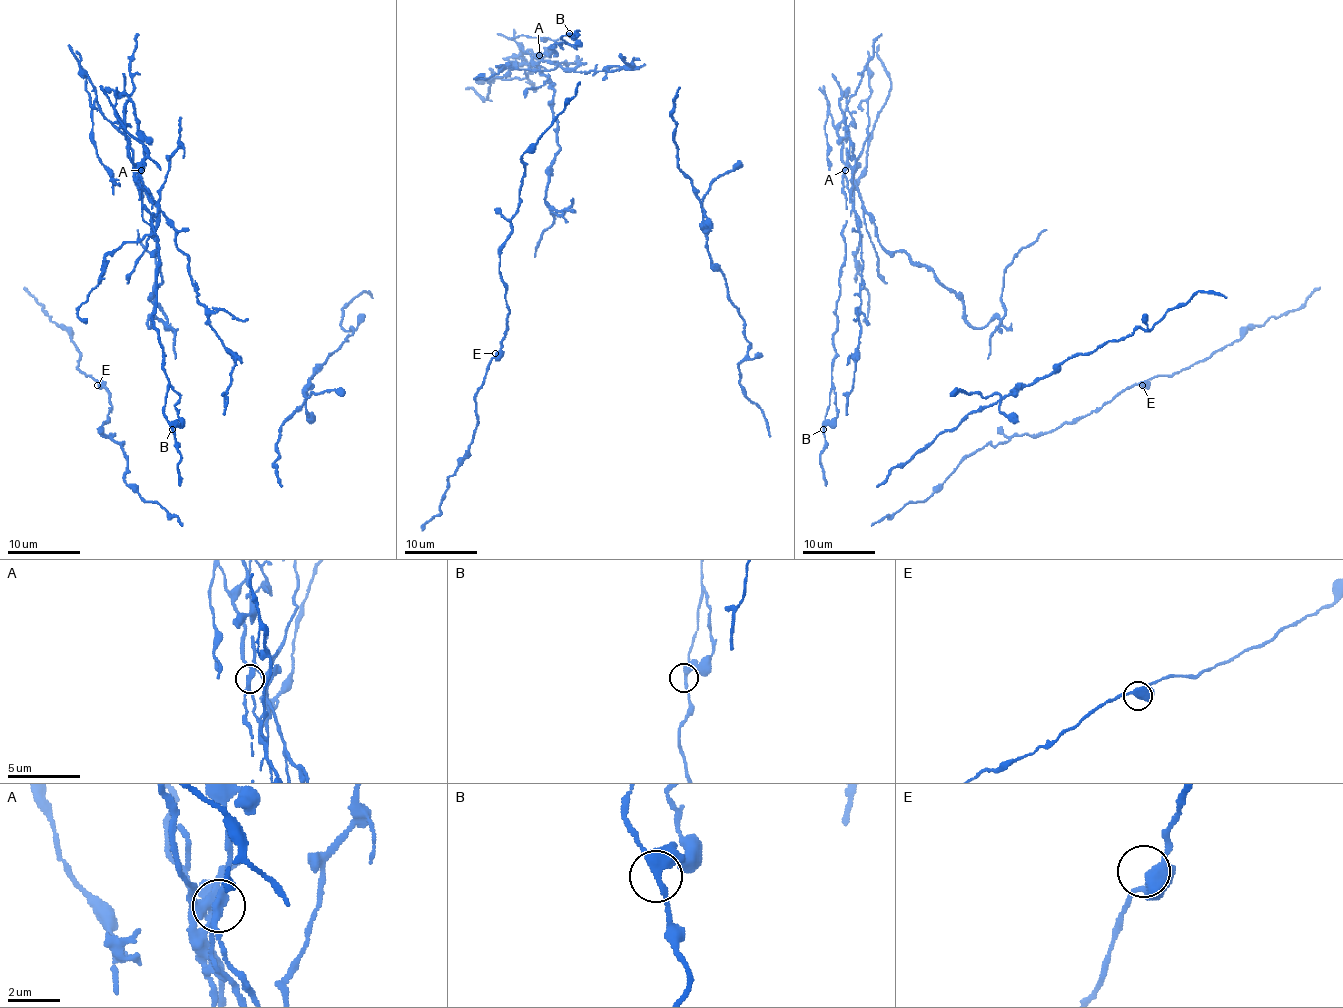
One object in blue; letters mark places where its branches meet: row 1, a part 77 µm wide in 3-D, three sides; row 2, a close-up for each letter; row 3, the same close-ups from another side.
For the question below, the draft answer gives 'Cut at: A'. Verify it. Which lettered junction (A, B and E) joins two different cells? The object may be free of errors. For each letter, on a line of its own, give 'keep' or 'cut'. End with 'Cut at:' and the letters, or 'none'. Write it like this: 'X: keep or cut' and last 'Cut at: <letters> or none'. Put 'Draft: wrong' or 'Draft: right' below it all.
A: cut
B: keep
E: keep
Cut at: A
Draft: right

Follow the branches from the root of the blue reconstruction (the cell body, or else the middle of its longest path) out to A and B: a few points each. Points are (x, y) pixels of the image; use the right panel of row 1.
A: (839, 296), (839, 269), (846, 253), (843, 229), (852, 211), (844, 169)
B: (839, 296), (835, 311), (837, 329), (833, 333), (835, 358), (832, 367), (832, 391), (823, 429)

